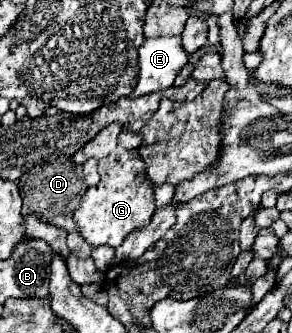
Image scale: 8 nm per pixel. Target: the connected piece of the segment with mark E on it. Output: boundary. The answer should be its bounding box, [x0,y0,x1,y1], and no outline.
[131,37,189,97]

